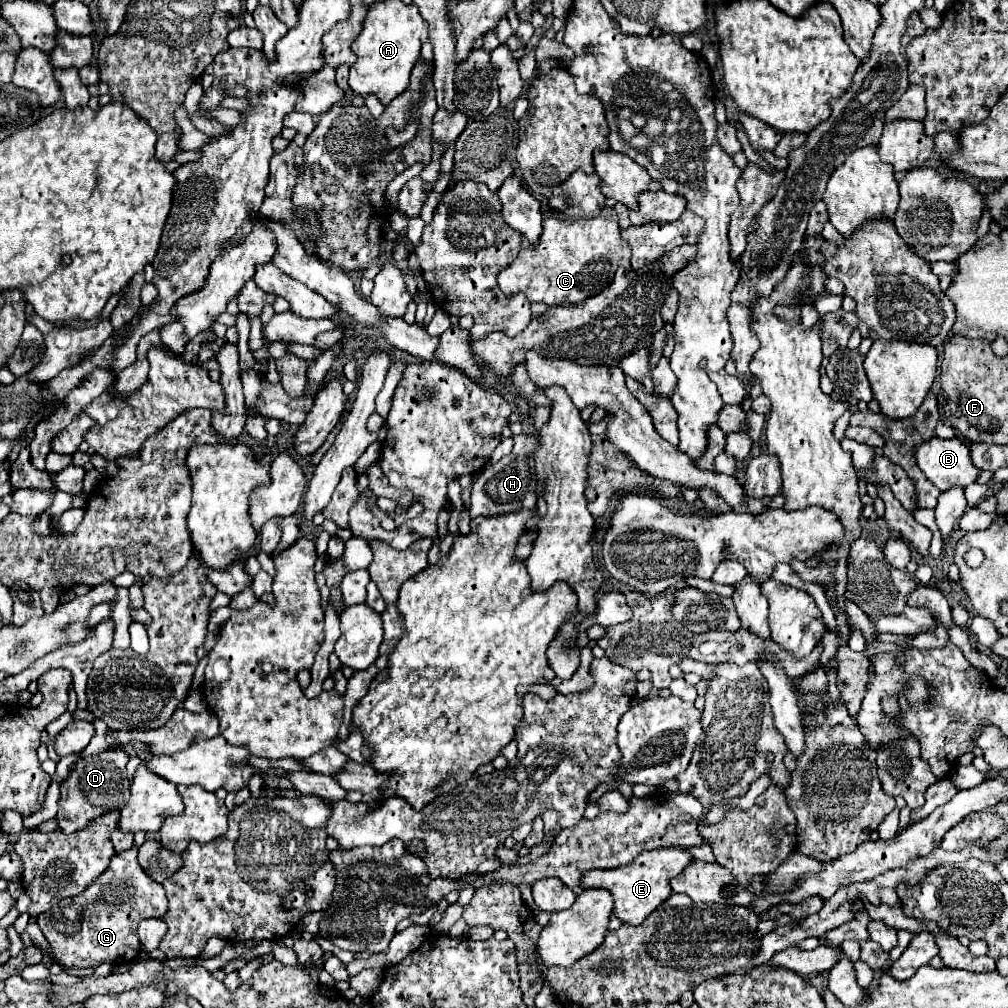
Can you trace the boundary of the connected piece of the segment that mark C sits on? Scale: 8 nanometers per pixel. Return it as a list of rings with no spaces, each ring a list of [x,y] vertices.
[[[603,209],[599,217],[581,221],[559,221],[553,217],[543,219],[543,233],[539,245],[533,247],[527,239],[521,241],[517,259],[499,273],[499,287],[509,295],[525,293],[529,303],[541,301],[545,305],[581,303],[587,297],[601,293],[615,277],[621,263],[631,257],[627,241],[621,237],[617,213]]]

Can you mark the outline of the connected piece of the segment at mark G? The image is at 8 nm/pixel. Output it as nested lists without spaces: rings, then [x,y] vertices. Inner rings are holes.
[[[137,847],[117,853],[109,871],[73,899],[61,899],[55,907],[37,917],[37,925],[53,947],[63,967],[97,967],[101,963],[123,965],[141,955],[137,925],[145,917],[165,915],[167,897],[163,885],[155,883],[137,863]]]

